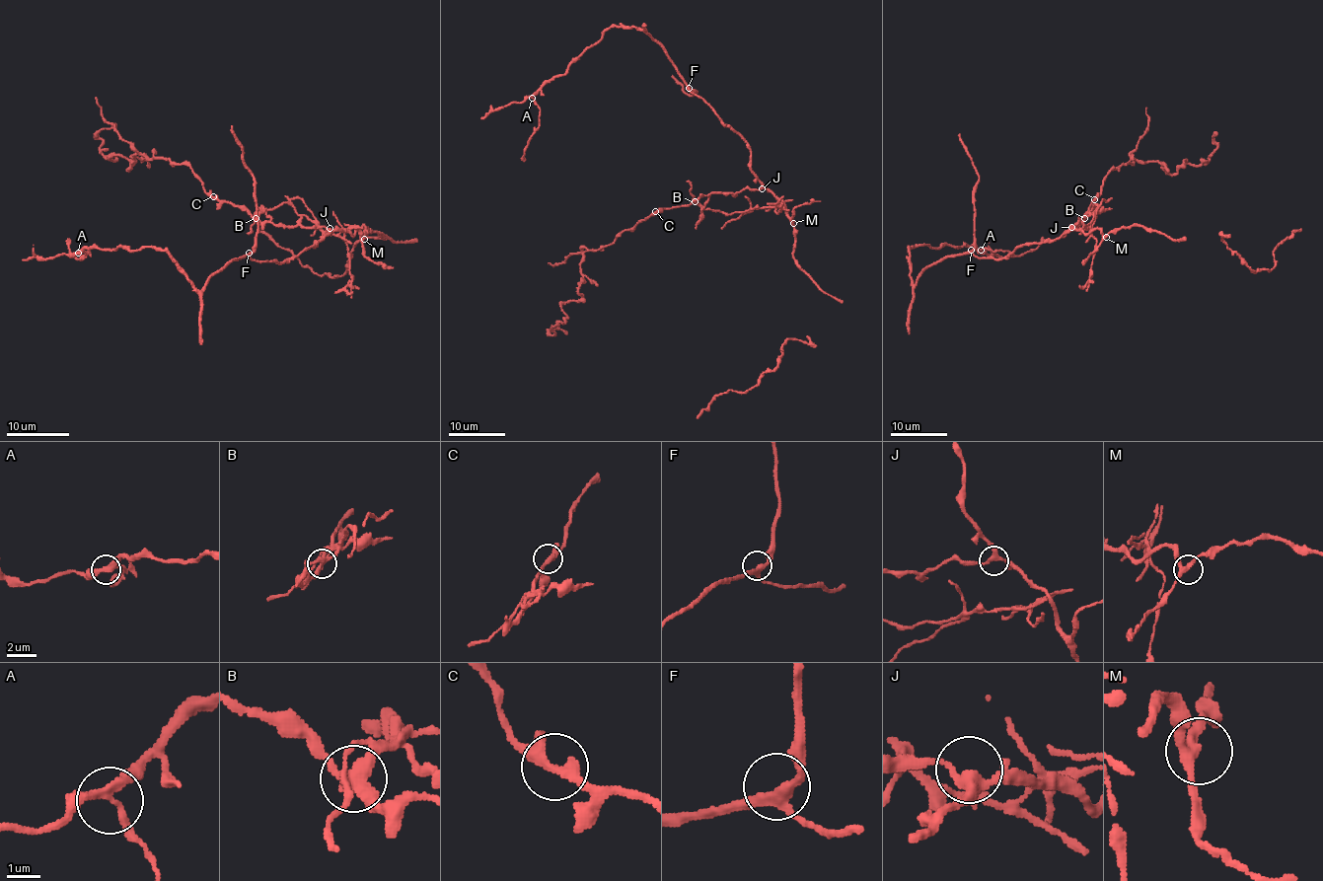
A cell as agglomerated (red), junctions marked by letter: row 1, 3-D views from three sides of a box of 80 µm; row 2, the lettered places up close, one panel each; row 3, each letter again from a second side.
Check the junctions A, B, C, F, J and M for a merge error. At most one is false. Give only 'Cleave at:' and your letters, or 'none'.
Cleave at: B

